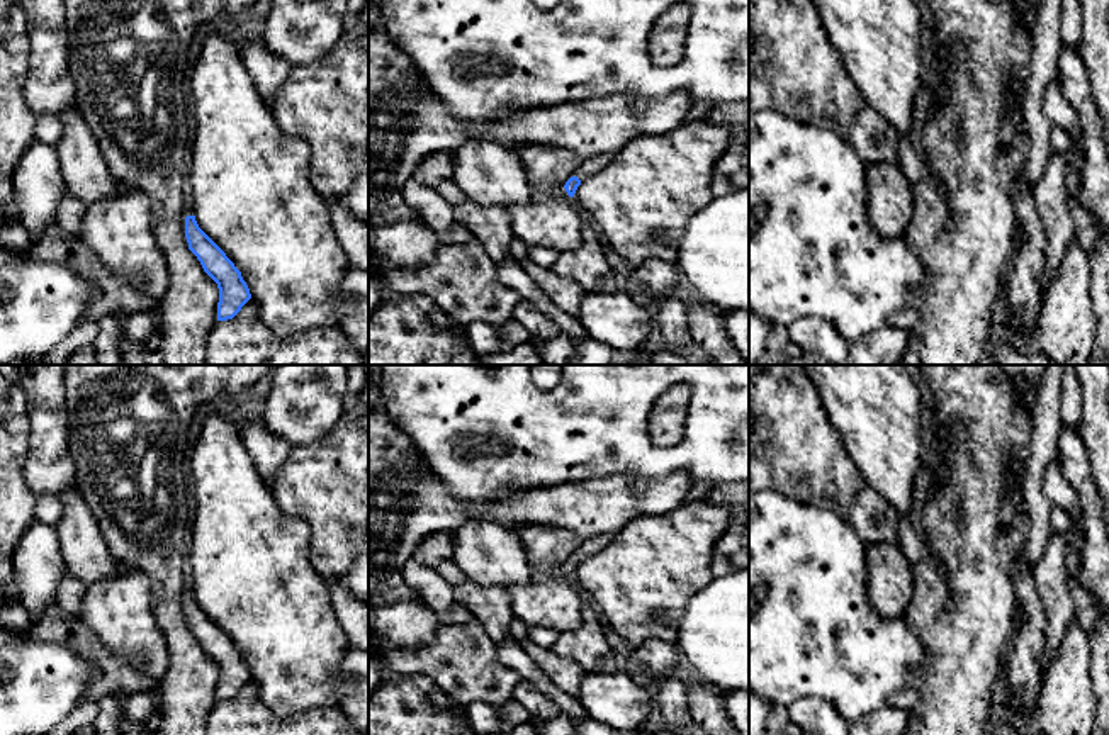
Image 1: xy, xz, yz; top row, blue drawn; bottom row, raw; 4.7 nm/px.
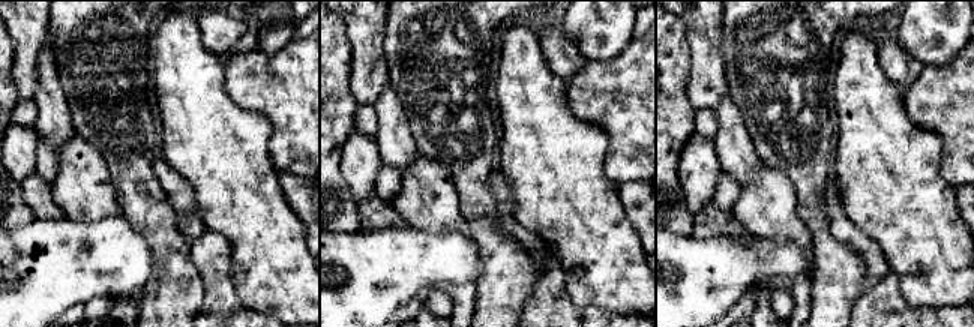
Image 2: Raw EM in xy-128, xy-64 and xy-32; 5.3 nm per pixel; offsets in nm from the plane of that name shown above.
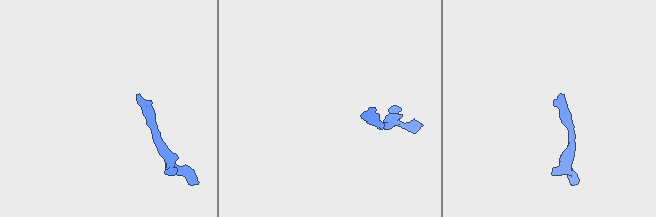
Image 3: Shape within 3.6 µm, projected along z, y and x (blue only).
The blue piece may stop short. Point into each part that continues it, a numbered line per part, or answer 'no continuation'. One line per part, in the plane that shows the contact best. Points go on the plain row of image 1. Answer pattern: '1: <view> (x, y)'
1: xz (596, 544)

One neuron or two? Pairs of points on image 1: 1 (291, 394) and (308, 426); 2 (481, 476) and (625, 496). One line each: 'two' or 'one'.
1: one
2: two

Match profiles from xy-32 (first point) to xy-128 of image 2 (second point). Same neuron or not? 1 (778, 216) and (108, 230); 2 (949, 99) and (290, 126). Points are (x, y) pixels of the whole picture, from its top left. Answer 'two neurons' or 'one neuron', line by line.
1: two neurons
2: one neuron

